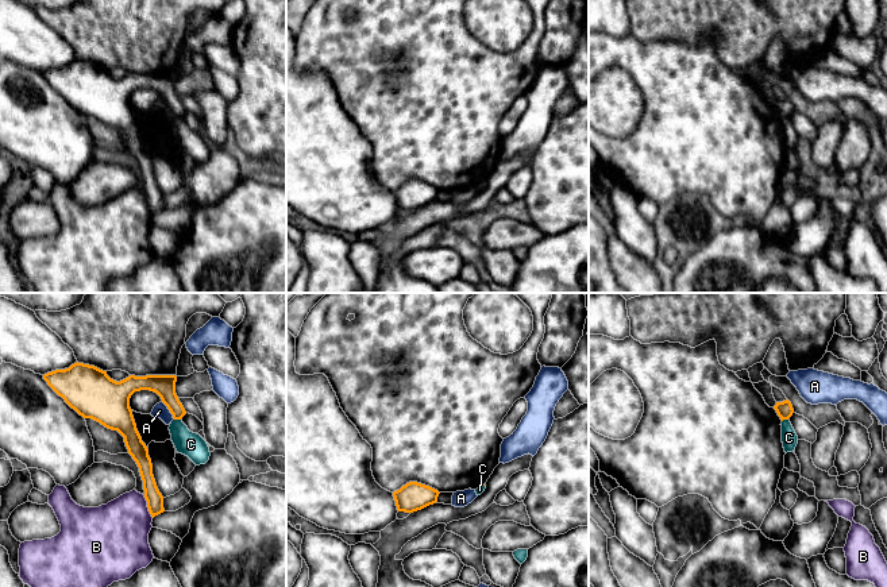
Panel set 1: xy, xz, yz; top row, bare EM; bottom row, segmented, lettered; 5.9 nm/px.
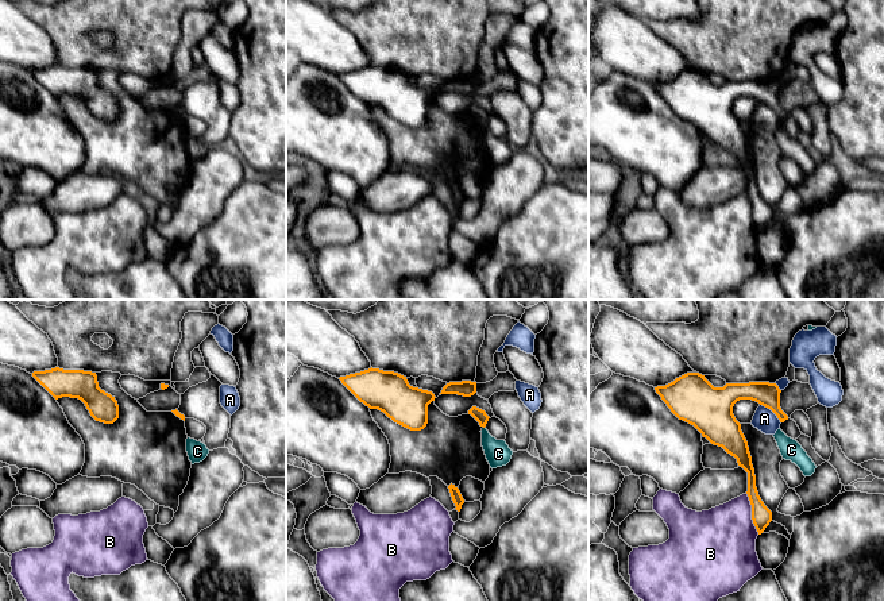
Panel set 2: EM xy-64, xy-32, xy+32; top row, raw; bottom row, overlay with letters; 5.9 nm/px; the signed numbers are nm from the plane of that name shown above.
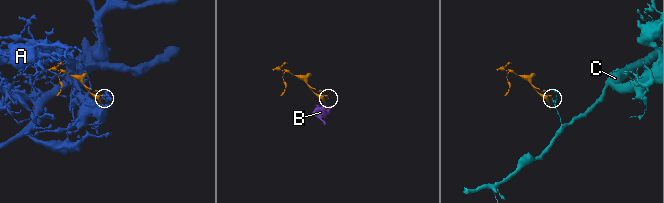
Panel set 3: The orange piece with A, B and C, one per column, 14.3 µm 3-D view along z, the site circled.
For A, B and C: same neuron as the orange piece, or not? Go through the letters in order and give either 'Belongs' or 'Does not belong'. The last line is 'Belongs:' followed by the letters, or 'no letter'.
A: Does not belong
B: Does not belong
C: Does not belong
Belongs: no letter

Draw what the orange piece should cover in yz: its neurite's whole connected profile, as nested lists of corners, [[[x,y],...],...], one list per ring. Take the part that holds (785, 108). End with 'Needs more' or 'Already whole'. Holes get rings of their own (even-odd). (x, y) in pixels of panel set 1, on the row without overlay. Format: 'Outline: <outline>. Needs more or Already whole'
Outline: [[[786,97],[783,100],[776,100],[774,107],[776,108],[776,111],[782,119],[788,117],[794,111],[792,103],[788,97]]]. Already whole

